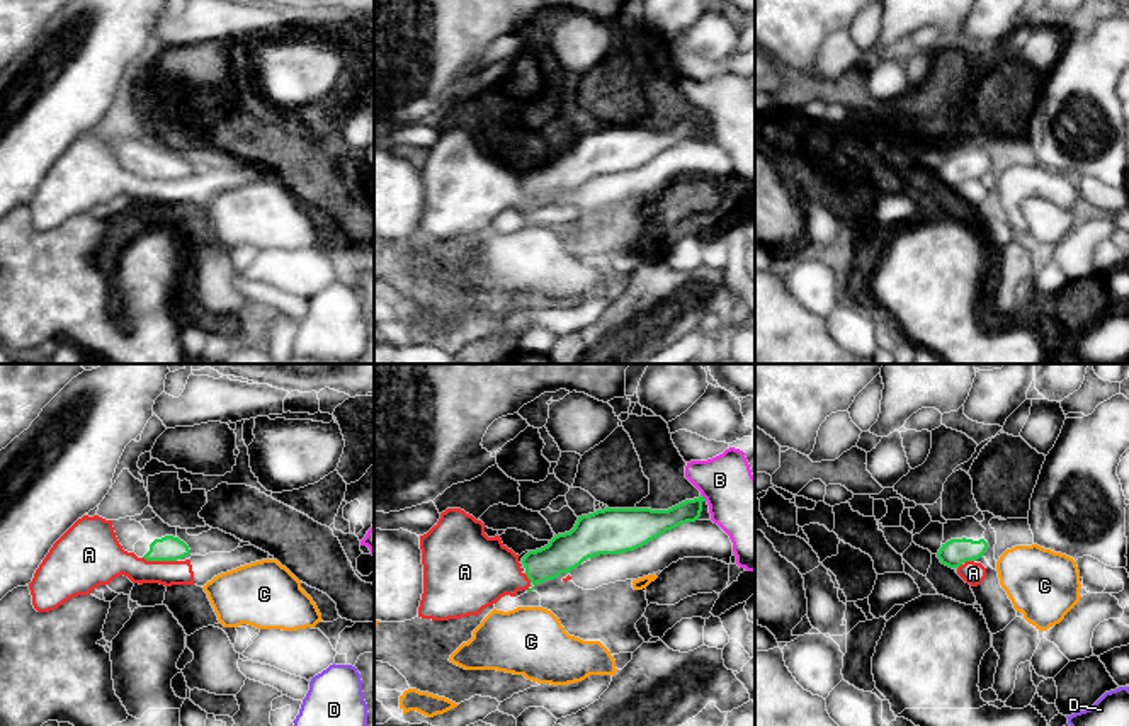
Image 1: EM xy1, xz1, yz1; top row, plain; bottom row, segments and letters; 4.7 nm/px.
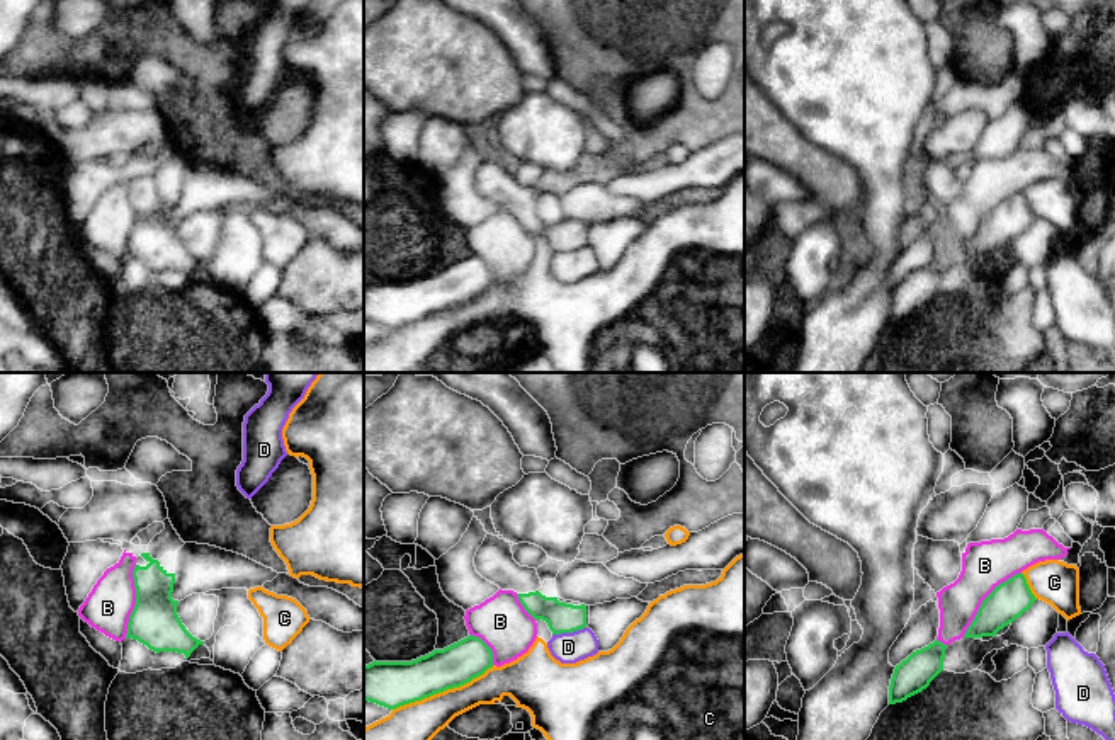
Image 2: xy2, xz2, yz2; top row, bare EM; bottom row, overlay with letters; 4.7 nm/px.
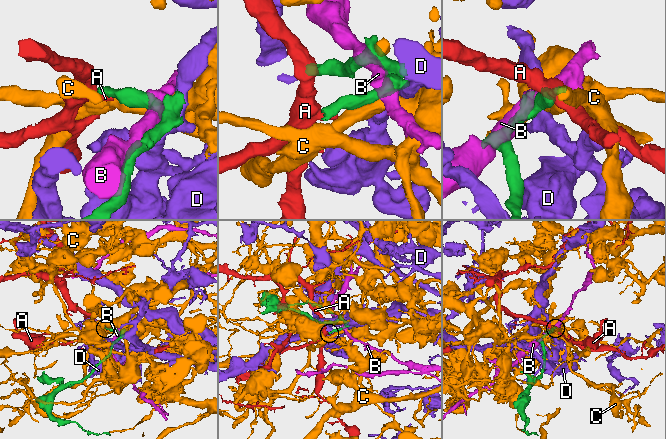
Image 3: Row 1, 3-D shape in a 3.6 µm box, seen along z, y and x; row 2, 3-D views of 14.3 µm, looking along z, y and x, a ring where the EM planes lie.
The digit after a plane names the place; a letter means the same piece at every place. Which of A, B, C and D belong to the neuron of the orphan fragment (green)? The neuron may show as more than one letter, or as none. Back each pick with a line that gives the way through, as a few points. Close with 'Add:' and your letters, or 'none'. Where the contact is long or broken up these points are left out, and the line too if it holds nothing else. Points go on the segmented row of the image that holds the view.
Add: none

